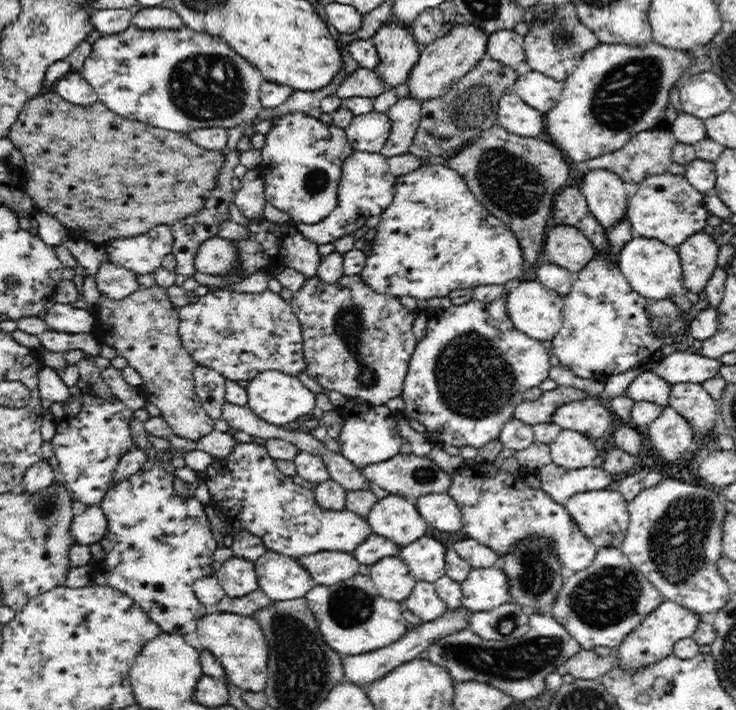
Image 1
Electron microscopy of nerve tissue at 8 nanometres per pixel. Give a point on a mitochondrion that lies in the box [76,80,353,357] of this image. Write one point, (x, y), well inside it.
(316, 180)

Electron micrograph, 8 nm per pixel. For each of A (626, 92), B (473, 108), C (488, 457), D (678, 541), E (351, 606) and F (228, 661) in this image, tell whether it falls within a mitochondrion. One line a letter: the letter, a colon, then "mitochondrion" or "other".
A: mitochondrion
B: mitochondrion
C: other
D: mitochondrion
E: mitochondrion
F: other

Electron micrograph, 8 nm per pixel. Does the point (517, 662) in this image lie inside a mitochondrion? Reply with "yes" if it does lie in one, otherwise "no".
yes

